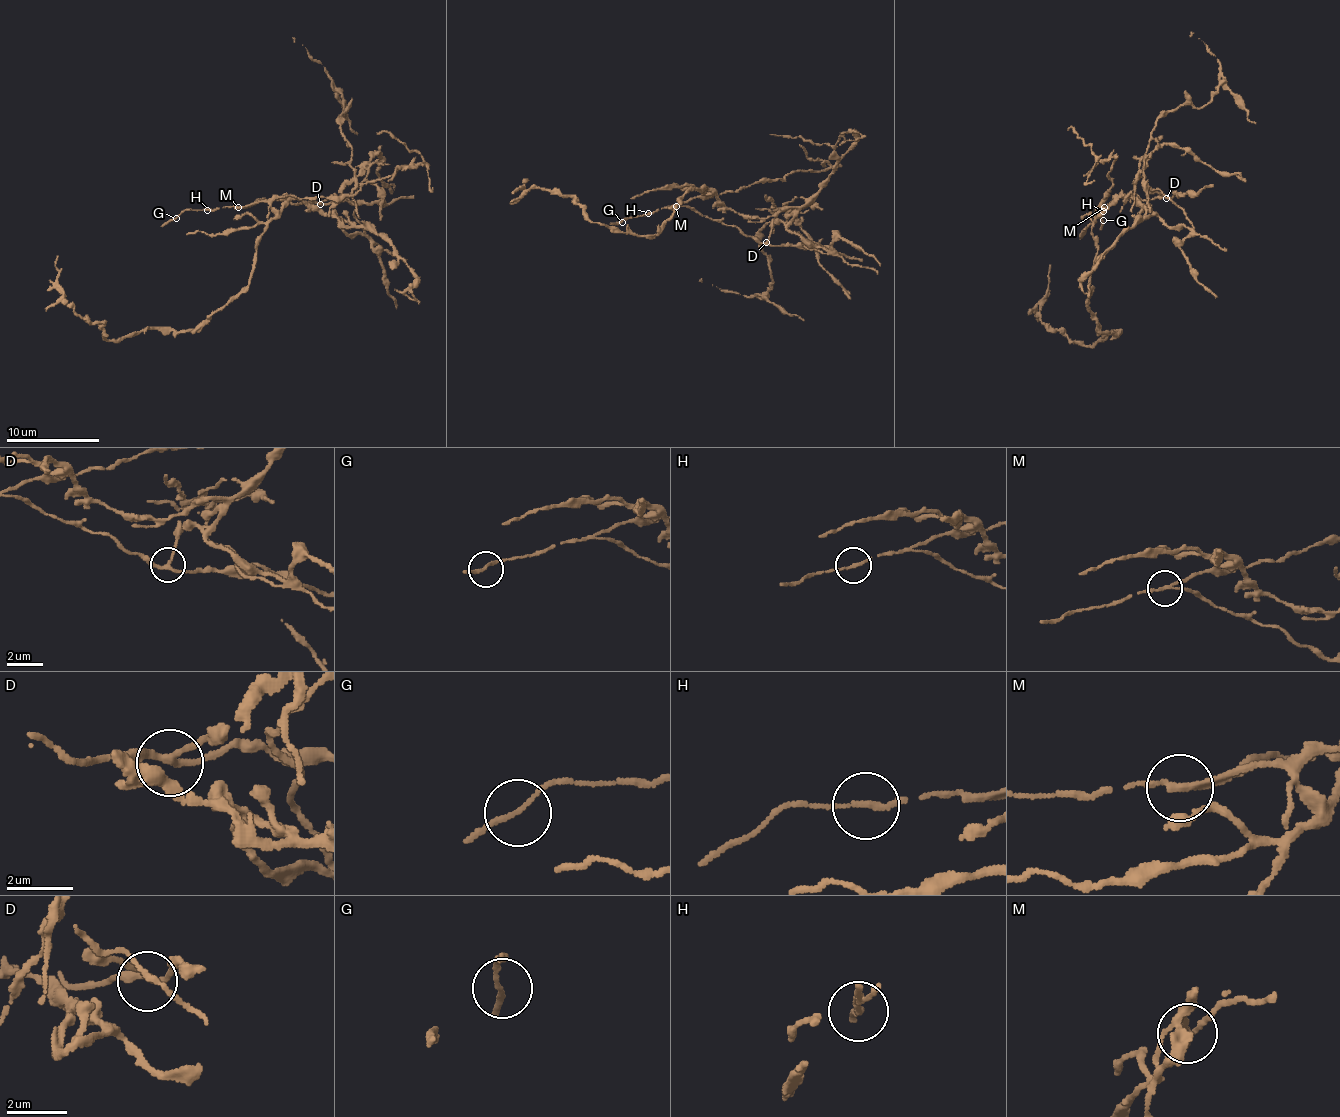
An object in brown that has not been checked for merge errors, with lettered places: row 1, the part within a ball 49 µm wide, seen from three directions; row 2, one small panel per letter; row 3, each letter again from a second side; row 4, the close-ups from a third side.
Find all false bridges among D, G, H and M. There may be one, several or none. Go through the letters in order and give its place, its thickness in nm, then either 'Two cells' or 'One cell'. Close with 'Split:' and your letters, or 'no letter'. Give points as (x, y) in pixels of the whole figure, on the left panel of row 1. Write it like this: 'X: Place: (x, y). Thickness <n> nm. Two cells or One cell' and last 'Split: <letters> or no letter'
D: Place: (320, 204). Thickness 170 nm. One cell
G: Place: (176, 218). Thickness 140 nm. One cell
H: Place: (207, 210). Thickness 220 nm. One cell
M: Place: (238, 207). Thickness 150 nm. Two cells
Split: M

